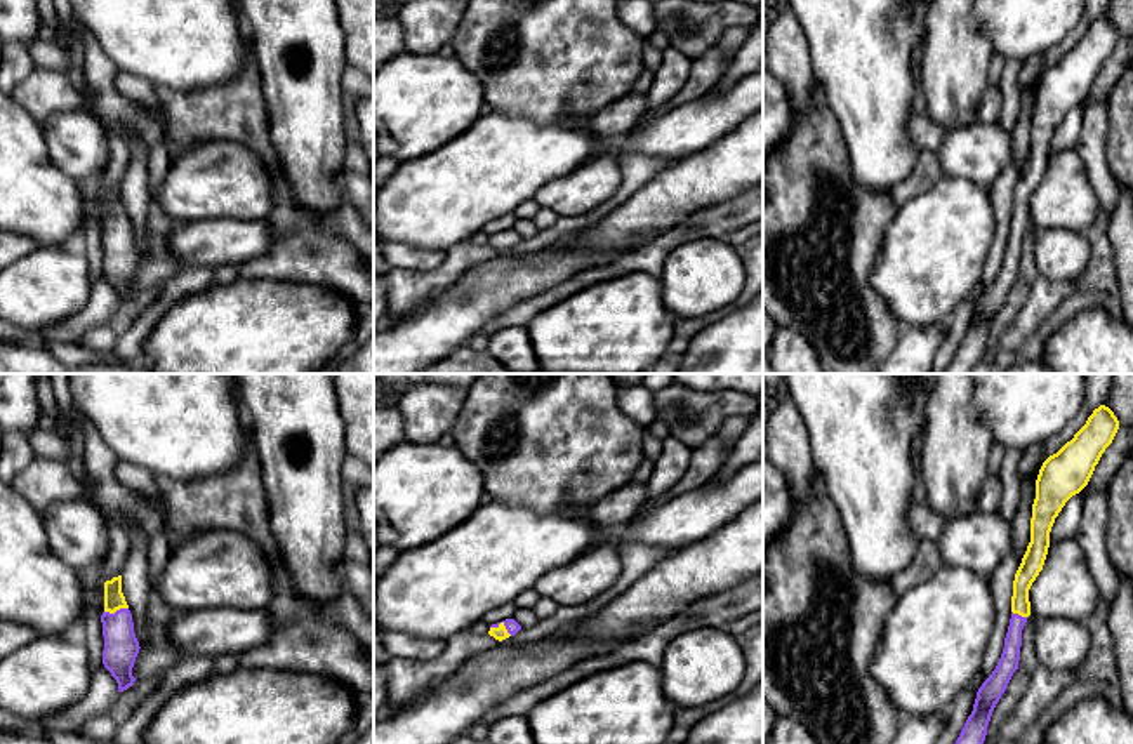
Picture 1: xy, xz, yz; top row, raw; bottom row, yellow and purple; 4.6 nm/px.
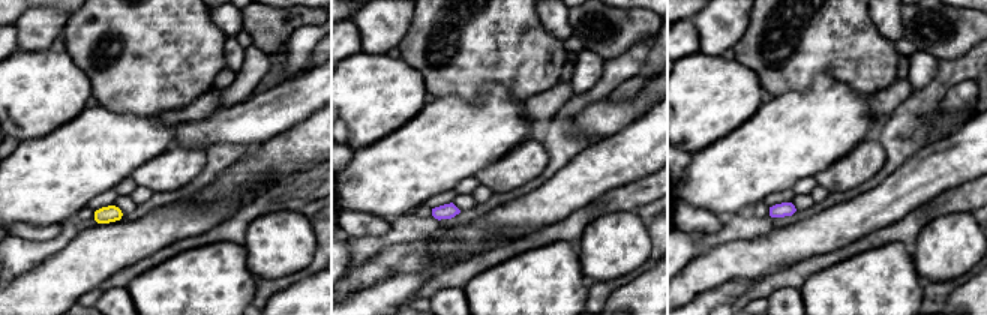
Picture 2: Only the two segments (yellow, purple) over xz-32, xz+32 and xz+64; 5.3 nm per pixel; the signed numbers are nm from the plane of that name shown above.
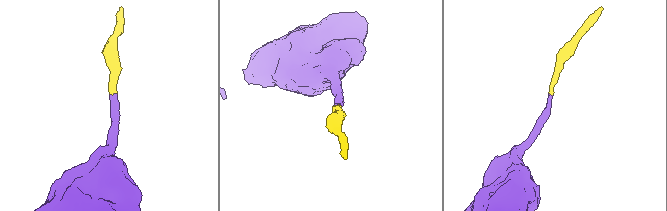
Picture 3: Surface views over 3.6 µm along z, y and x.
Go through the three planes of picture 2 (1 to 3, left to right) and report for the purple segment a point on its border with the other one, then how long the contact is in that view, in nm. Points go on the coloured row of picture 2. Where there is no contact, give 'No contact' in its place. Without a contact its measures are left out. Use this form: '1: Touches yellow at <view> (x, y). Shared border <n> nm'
1: No contact
2: No contact
3: No contact

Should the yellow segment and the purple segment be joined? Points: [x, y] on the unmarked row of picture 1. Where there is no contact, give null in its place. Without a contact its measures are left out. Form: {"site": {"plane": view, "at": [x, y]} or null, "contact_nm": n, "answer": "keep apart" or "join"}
{"site": {"plane": "xz", "at": [503, 235]}, "contact_nm": 110, "answer": "join"}

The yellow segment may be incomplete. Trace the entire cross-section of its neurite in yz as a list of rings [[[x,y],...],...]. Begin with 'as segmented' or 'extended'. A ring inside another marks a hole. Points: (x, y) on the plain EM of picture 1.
extended; [[[1100,16],[1074,49],[1043,73],[1036,90],[1030,153],[1015,184],[1011,229],[1001,269],[978,299],[973,322],[942,374],[970,374],[982,362],[992,322],[1018,280],[1022,240],[1030,226],[1029,200],[1043,181],[1055,129],[1065,113],[1088,96],[1095,76],[1112,54],[1117,40],[1119,31],[1114,23]]]

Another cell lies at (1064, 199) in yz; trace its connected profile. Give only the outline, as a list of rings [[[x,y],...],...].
[[[1077,149],[1050,155],[1043,181],[1029,200],[1030,223],[1039,229],[1063,228],[1086,233],[1100,202]]]

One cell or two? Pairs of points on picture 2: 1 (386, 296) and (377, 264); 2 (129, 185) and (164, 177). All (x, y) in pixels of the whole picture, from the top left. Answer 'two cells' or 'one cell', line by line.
1: two cells
2: two cells

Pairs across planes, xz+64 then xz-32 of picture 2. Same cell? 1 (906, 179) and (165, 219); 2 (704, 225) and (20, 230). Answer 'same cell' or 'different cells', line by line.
1: different cells
2: same cell

